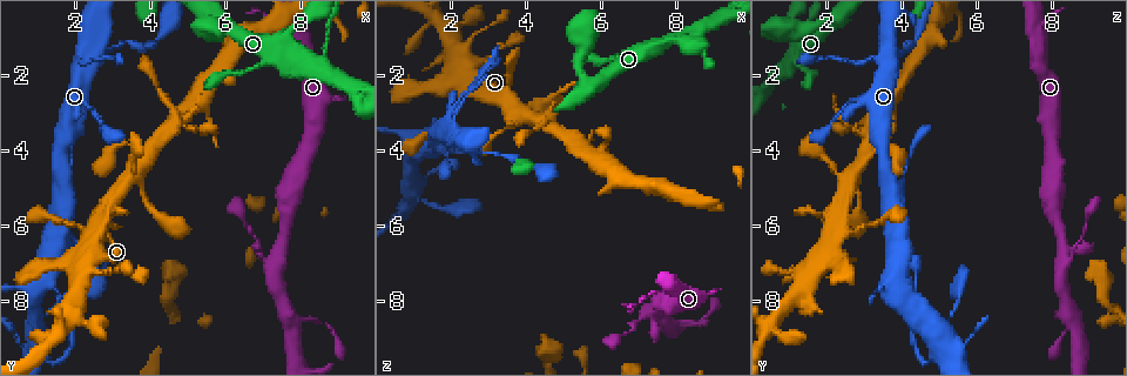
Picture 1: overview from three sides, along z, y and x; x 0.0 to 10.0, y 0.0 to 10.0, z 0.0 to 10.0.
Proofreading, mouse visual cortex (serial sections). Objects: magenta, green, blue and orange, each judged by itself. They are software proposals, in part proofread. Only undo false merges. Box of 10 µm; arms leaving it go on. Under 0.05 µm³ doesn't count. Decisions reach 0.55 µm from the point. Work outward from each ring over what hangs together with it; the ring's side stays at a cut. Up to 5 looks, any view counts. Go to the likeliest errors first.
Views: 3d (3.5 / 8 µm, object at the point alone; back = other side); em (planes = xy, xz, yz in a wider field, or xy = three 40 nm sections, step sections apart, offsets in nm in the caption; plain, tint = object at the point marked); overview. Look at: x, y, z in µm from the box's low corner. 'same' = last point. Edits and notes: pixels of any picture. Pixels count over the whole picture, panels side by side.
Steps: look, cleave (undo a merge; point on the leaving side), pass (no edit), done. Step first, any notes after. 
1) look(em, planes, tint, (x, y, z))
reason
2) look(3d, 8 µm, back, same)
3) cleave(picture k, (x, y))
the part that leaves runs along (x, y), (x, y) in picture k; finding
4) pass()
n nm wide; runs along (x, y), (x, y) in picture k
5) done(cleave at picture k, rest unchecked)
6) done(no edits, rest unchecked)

look(3d, 3.5 µm, (2.85, 5.75, 2.40))
side arm on a straight run

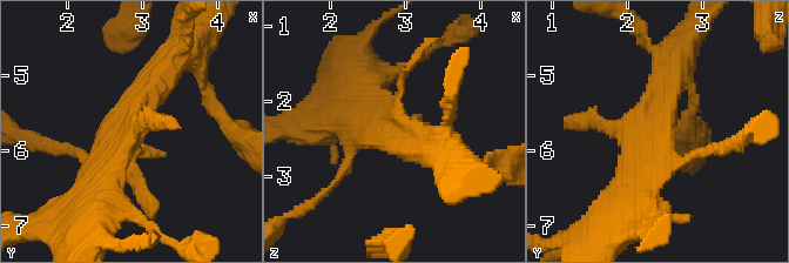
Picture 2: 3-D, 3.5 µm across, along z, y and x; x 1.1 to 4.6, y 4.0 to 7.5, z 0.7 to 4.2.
look(em, planes, tint, (2.85, 5.75, 2.40))

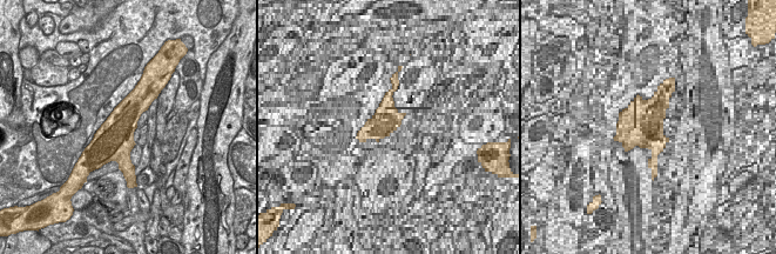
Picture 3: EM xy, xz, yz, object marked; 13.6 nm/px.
look(em, xy, step 5, tint, same)
another direction

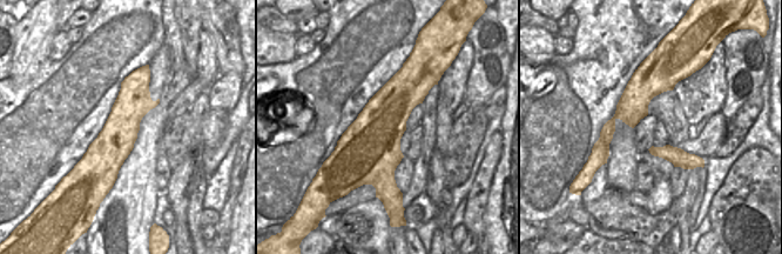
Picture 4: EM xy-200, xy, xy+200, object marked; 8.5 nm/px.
pass()
runs along (647, 199), (667, 68) in picture 2; all the same cell

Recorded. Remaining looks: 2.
look(em, xy, step 3, tint, (7.40, 6.95, 8.25))

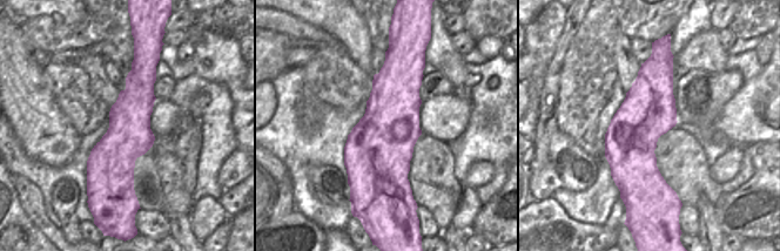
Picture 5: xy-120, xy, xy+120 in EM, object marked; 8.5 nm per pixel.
look(3d, 3.5 µm, same)

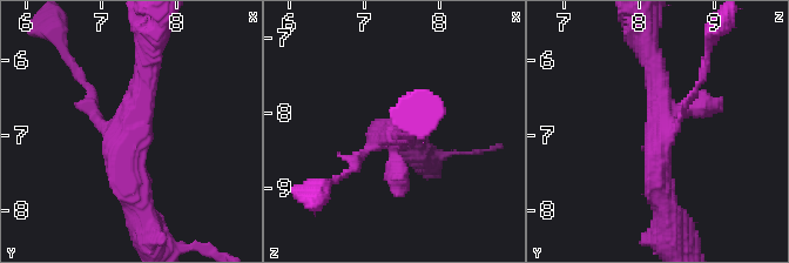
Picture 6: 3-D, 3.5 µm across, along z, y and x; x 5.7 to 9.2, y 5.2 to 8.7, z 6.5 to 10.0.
pass()
runs along (652, 61), (667, 209) in picture 6; one cell here

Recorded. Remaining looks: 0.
done(no edits, rest unchecked)

